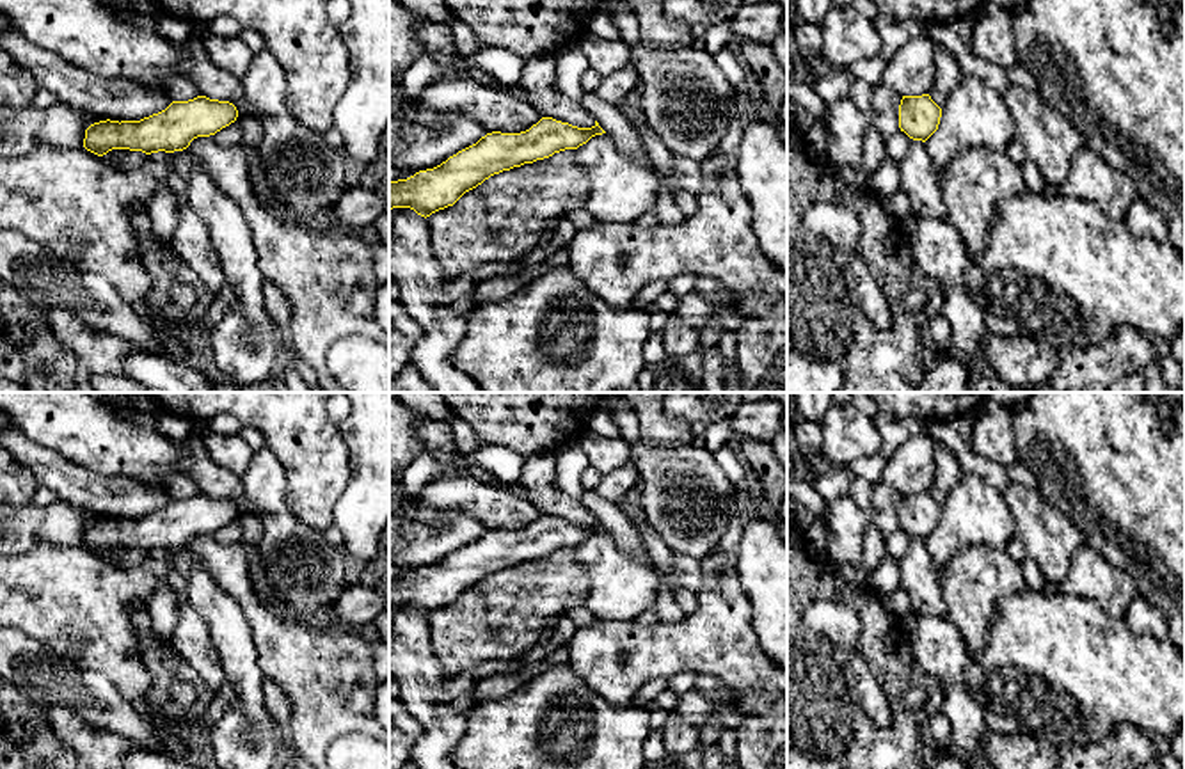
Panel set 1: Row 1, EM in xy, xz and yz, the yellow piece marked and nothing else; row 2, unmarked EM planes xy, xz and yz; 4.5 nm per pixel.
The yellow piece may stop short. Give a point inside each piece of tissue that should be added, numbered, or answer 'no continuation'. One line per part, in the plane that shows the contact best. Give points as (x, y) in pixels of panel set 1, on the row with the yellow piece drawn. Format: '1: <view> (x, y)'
no continuation

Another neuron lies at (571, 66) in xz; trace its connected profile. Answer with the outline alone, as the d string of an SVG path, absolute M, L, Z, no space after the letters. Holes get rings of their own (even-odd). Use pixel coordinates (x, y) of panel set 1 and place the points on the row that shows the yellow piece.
M574 44L556 55L556 78L554 87L565 96L581 101L585 92L581 78L588 71L588 60Z

